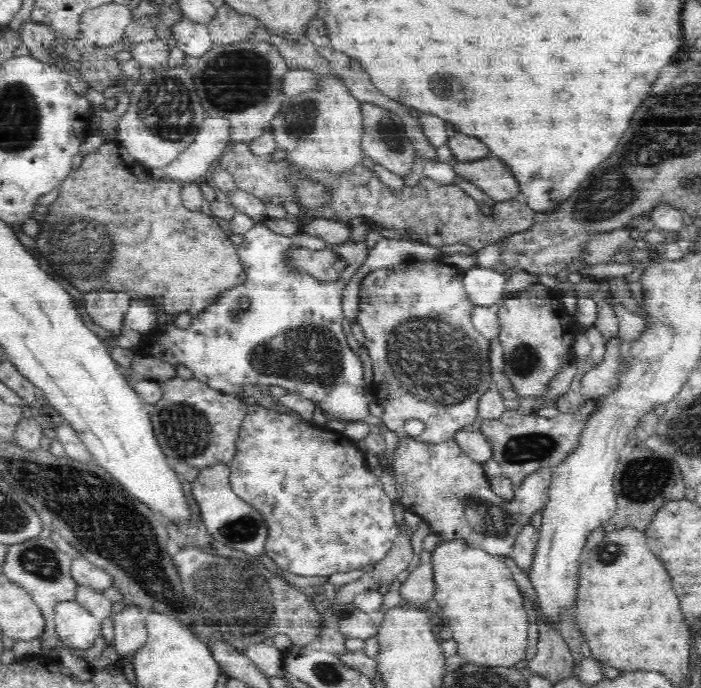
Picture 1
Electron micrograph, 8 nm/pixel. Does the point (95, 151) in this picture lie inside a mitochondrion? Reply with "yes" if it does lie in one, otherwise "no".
no

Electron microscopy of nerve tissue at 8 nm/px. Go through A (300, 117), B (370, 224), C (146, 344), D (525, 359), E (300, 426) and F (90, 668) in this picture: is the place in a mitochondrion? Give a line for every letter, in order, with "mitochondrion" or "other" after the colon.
A: mitochondrion
B: other
C: other
D: mitochondrion
E: other
F: other

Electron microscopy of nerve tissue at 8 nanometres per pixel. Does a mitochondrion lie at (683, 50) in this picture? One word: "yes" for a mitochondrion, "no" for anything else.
no

